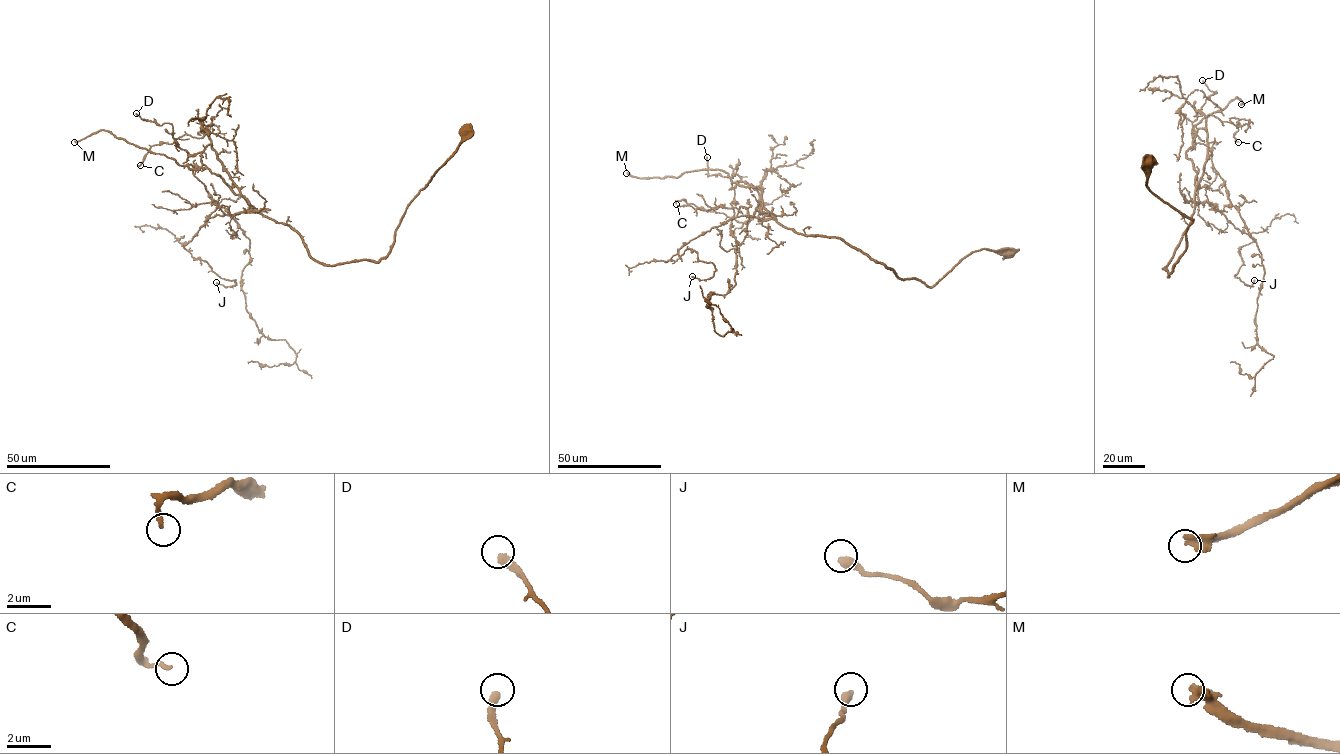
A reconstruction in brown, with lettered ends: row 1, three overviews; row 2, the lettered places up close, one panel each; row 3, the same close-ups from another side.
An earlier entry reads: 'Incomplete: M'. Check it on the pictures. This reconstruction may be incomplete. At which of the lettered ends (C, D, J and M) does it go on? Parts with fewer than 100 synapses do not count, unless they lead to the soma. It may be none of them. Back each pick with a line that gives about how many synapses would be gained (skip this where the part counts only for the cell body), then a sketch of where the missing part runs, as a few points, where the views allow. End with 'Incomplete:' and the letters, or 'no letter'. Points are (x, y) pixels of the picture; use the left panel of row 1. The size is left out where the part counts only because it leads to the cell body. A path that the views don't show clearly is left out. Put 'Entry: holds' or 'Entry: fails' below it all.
M: 1000 syn | (74, 142), (25, 152), (1, 175), (23, 272), (16, 305), (2, 326)
Incomplete: M
Entry: holds

